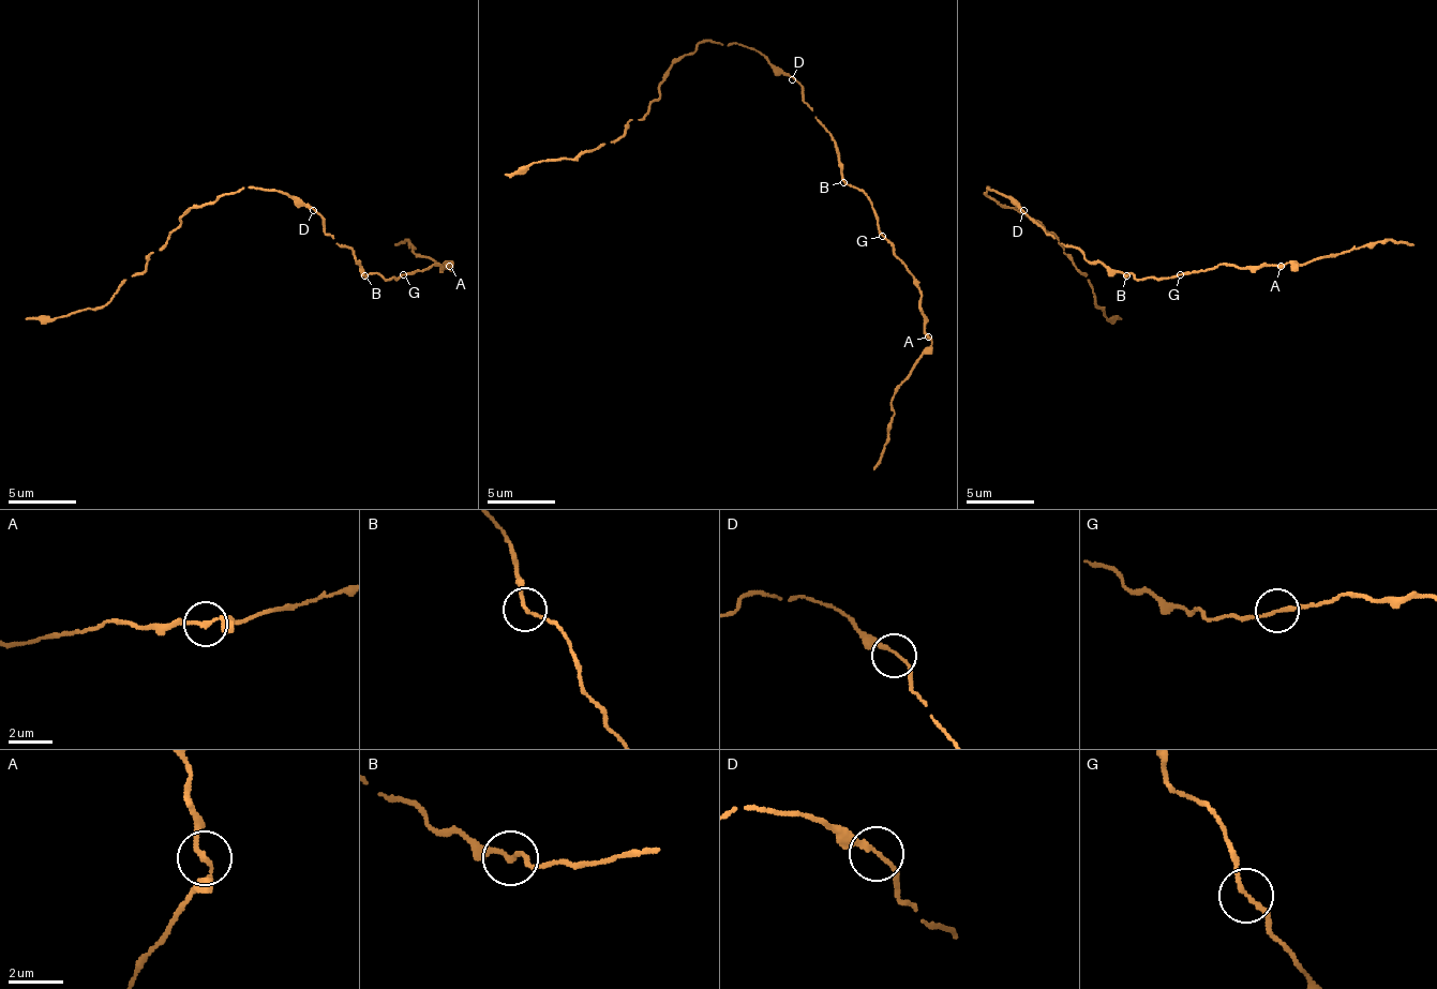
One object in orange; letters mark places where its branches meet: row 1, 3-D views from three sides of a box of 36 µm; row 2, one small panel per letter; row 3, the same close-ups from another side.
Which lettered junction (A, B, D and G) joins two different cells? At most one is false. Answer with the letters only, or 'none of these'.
none of these

